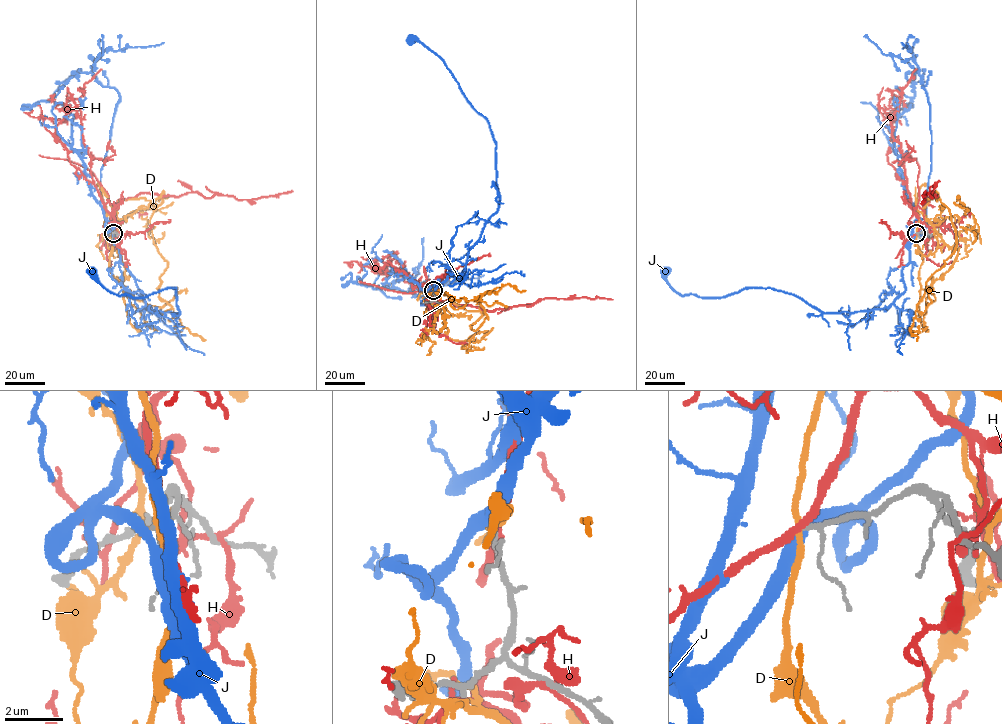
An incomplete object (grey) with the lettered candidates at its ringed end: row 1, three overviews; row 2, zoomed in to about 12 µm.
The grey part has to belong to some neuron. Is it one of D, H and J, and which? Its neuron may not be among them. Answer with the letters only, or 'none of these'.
none of these

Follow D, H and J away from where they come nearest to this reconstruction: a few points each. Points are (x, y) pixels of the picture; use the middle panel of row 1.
D: (433, 290), (455, 309), (491, 291), (474, 330), (483, 308), (436, 296), (437, 332), (445, 302), (478, 295)
H: (433, 291), (439, 303), (448, 300), (456, 306), (489, 311), (531, 306), (544, 298), (613, 299)
J: (433, 290), (448, 276), (461, 278), (468, 251), (496, 212), (496, 142), (444, 61), (411, 39)

